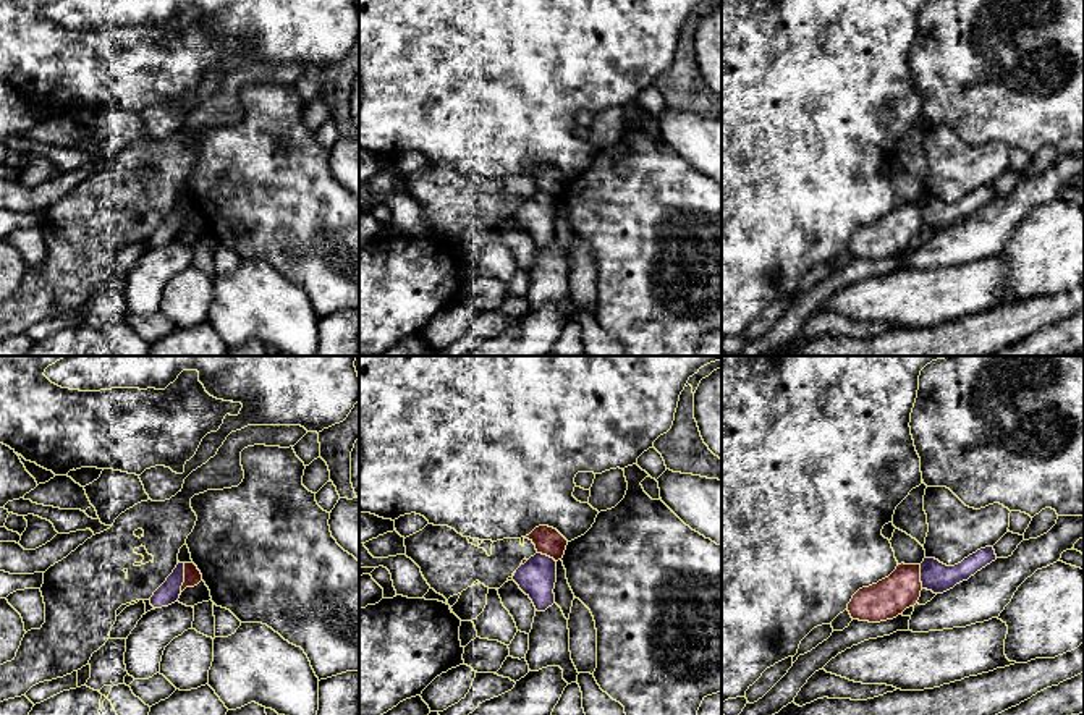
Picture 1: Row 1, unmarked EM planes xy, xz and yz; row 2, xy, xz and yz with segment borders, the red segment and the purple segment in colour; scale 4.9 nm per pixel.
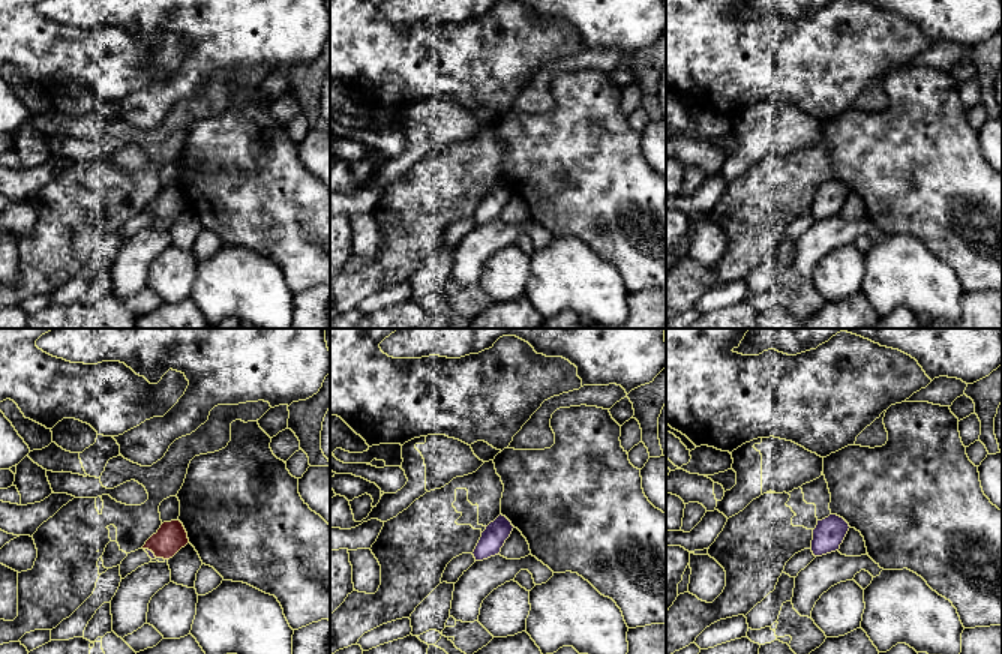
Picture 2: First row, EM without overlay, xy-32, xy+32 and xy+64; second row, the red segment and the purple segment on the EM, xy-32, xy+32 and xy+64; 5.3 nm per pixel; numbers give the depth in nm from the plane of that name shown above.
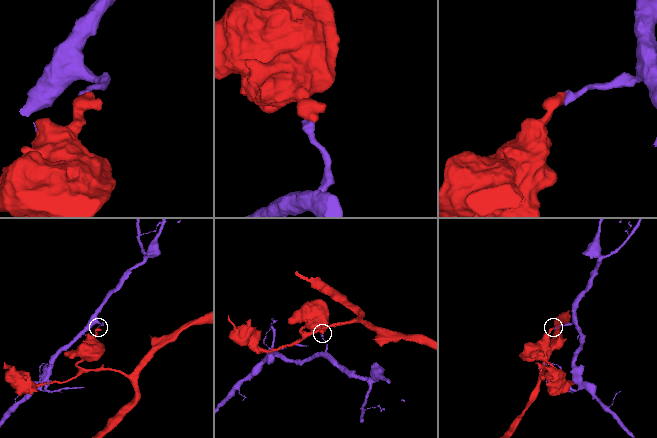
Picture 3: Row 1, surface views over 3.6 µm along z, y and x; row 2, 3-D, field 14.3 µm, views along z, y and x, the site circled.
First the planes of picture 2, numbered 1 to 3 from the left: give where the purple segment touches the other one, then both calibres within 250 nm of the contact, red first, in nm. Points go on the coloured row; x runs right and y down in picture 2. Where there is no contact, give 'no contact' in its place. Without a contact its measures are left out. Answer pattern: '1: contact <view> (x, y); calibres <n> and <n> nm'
1: contact xy-32 (150, 549); calibres 160 and 30 nm
2: no contact
3: no contact

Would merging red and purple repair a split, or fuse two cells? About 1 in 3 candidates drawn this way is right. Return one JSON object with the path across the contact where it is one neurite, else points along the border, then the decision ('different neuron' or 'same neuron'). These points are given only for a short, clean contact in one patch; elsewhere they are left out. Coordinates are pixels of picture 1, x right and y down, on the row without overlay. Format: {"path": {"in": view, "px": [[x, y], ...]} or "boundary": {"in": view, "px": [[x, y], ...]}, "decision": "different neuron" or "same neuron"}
{"boundary": {"in": "xy", "px": [[185, 201], [185, 219], [178, 232]]}, "decision": "different neuron"}

